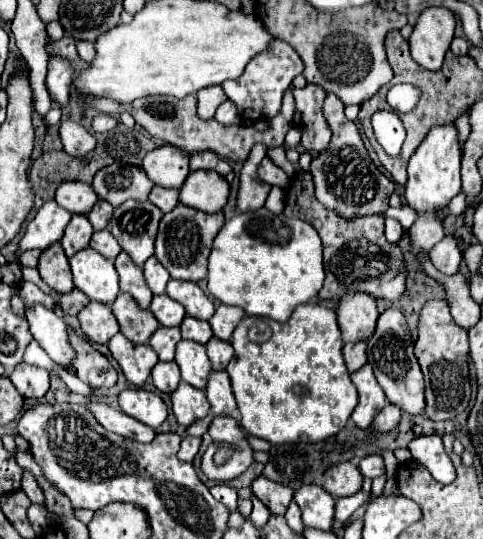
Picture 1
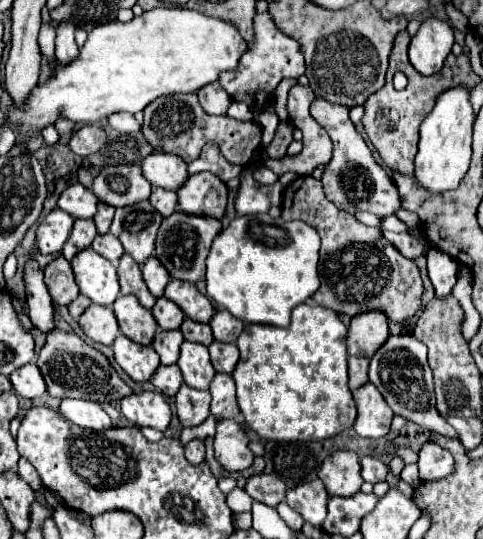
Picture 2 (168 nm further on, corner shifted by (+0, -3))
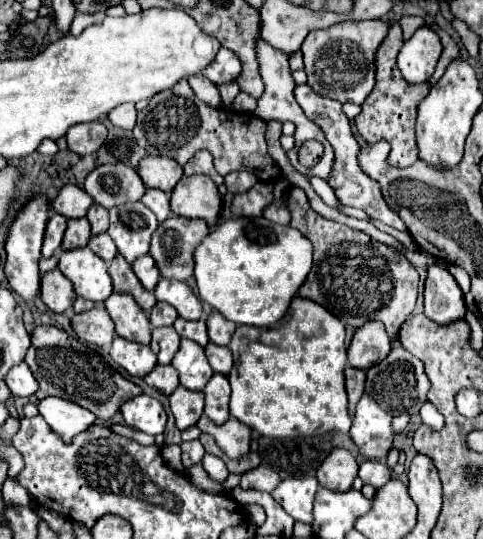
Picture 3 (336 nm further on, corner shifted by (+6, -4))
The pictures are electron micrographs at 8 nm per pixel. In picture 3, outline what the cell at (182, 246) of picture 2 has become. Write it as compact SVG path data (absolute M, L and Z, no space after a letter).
M169 217L153 233L151 255L161 271L161 277L187 281L193 275L193 251L209 227L201 219Z

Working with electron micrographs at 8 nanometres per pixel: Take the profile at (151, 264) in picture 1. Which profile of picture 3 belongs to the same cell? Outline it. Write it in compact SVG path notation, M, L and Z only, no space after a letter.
M143 255L143 257L135 259L133 271L135 271L135 275L139 277L141 285L143 285L147 291L153 291L153 287L155 287L157 281L159 281L159 269L157 269L153 257L151 257L151 255Z

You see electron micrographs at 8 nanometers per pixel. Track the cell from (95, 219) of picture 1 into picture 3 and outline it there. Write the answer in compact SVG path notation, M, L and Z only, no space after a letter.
M93 205L89 211L87 211L87 219L91 223L91 233L105 233L107 227L109 227L109 213L107 209L103 209L101 205Z

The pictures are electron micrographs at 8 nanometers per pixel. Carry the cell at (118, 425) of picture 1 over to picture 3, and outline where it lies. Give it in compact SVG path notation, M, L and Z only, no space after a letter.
M47 397L39 401L37 409L39 415L43 415L43 419L49 423L49 427L57 431L63 439L71 439L95 423L95 415L59 397Z

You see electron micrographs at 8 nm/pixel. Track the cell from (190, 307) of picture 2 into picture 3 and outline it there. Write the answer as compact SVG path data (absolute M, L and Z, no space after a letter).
M161 279L153 293L155 293L157 301L165 301L165 303L173 305L177 309L179 317L193 319L193 321L197 321L201 317L201 301L195 297L191 287L183 281Z

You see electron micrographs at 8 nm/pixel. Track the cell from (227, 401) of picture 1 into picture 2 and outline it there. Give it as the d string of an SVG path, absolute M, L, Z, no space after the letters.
M215 374L211 388L211 414L217 418L235 418L239 414L239 406L235 400L235 384L229 374Z

